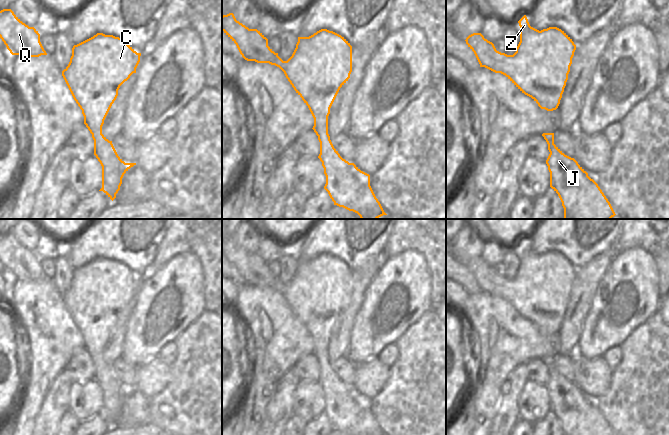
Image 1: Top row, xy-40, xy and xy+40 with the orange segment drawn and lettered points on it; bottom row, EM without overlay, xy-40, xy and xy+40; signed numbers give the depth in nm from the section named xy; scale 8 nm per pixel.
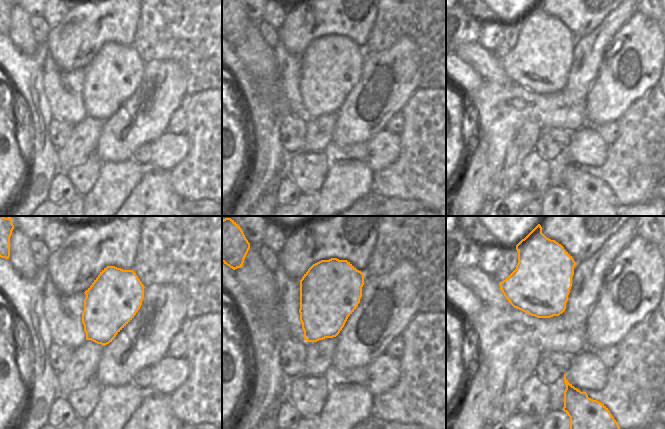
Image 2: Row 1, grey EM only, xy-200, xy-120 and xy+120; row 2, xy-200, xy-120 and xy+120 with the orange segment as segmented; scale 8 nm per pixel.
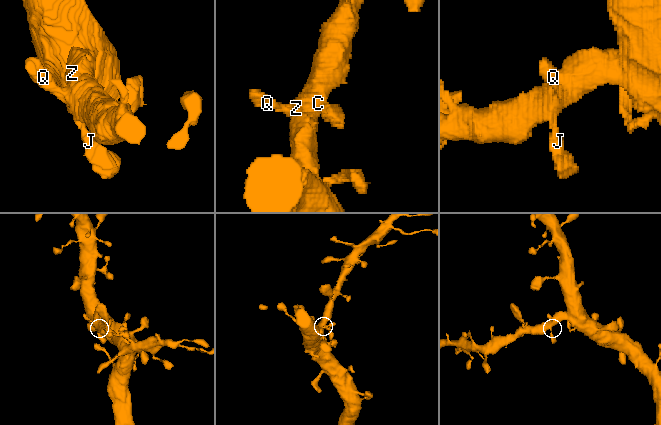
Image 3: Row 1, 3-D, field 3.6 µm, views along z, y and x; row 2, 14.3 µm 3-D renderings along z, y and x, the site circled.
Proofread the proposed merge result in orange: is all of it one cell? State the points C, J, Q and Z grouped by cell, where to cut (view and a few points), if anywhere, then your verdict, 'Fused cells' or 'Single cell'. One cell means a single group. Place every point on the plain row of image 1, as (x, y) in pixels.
Groups: C J Q Z. No split. Single cell

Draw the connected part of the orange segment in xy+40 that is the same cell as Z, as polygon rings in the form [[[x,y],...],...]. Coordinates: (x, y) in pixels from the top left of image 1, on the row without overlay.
[[[526,239],[519,245],[520,266],[513,279],[496,274],[481,257],[466,262],[480,291],[505,299],[541,333],[556,334],[560,328],[576,269],[561,253],[541,255],[530,250]]]

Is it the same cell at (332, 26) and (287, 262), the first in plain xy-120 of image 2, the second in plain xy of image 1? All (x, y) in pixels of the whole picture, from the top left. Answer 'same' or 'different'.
different

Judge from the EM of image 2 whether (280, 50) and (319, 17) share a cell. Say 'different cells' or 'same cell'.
different cells

